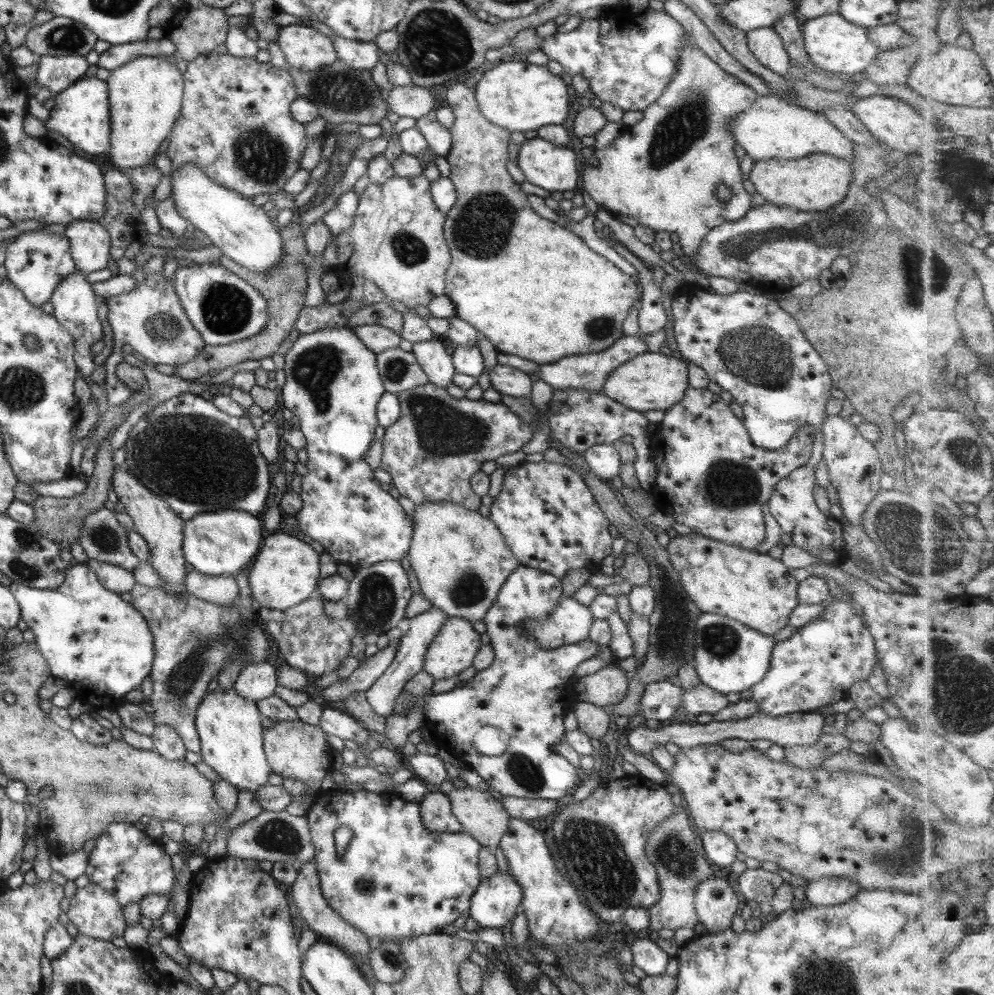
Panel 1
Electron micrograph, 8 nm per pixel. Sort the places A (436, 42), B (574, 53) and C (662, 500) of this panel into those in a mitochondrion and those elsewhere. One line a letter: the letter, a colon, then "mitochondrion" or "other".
A: mitochondrion
B: other
C: other

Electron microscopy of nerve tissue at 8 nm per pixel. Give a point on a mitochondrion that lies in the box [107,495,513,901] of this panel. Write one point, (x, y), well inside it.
(178, 685)

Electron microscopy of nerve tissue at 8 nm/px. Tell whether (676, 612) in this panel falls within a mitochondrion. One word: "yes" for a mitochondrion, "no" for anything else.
yes

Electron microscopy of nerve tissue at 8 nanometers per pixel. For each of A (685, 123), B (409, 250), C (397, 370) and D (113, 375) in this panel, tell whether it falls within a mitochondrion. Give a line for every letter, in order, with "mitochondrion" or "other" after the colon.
A: mitochondrion
B: mitochondrion
C: mitochondrion
D: other

